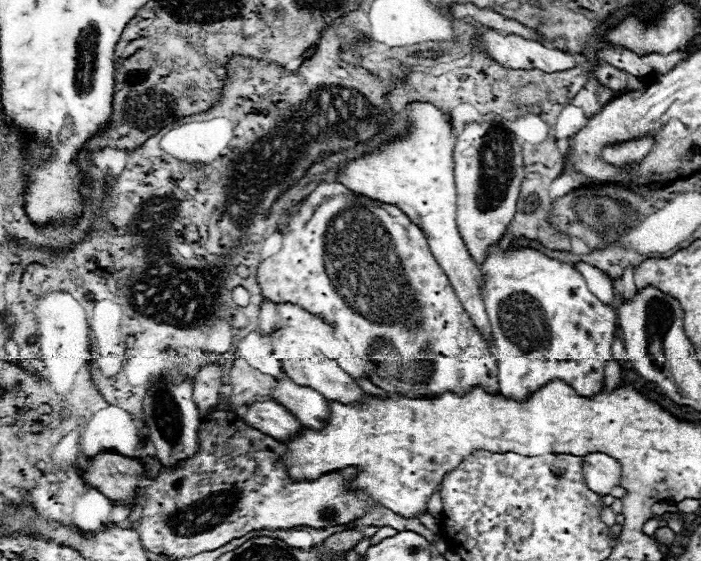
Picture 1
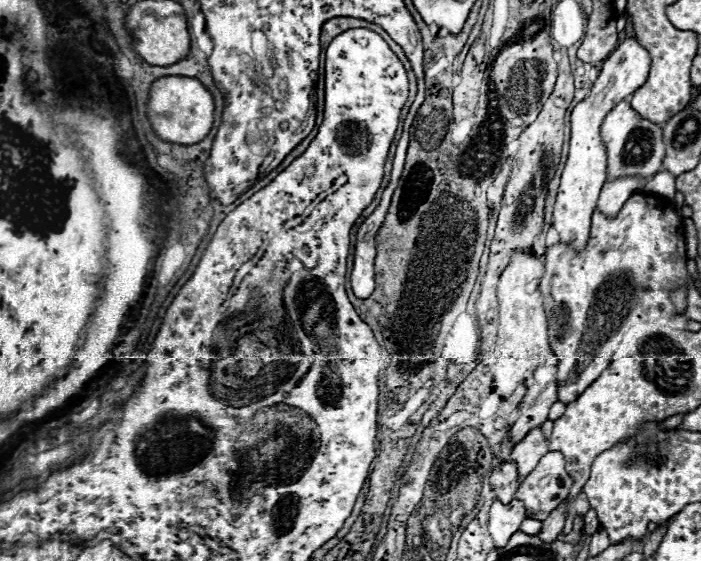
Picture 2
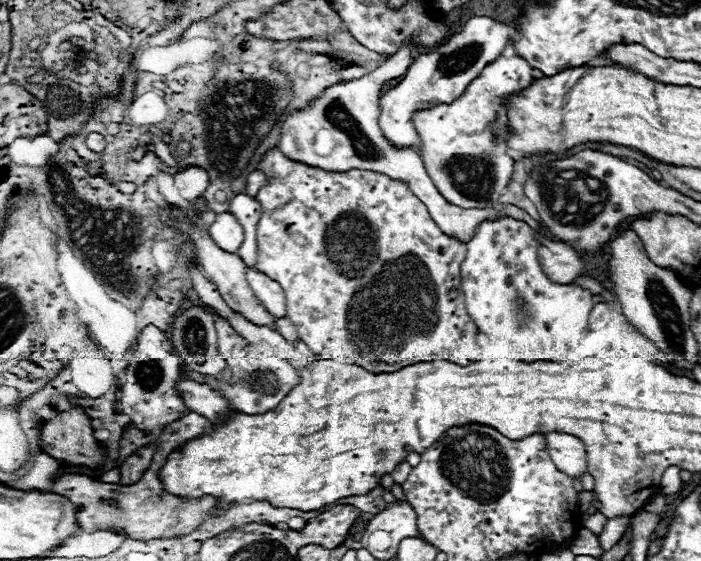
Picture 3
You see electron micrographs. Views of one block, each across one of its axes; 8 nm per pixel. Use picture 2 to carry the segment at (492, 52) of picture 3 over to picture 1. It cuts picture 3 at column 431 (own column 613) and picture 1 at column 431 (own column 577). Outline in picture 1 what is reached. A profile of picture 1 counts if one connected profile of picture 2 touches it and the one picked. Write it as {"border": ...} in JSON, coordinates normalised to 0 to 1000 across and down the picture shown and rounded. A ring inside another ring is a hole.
{"border":[[[593,182],[582,193],[582,214],[588,221],[585,239],[562,246],[559,253],[545,257],[542,267],[502,285],[494,303],[479,314],[479,321],[496,332],[496,339],[502,339],[505,346],[519,346],[522,353],[531,353],[536,360],[571,367],[571,374],[576,374],[576,381],[582,381],[582,389],[588,389],[588,396],[599,403],[599,410],[611,424],[619,460],[639,488],[662,553],[699,617],[702,585],[696,581],[696,560],[690,531],[685,524],[685,510],[690,510],[690,499],[650,406],[645,221],[625,193],[602,182]]]}

